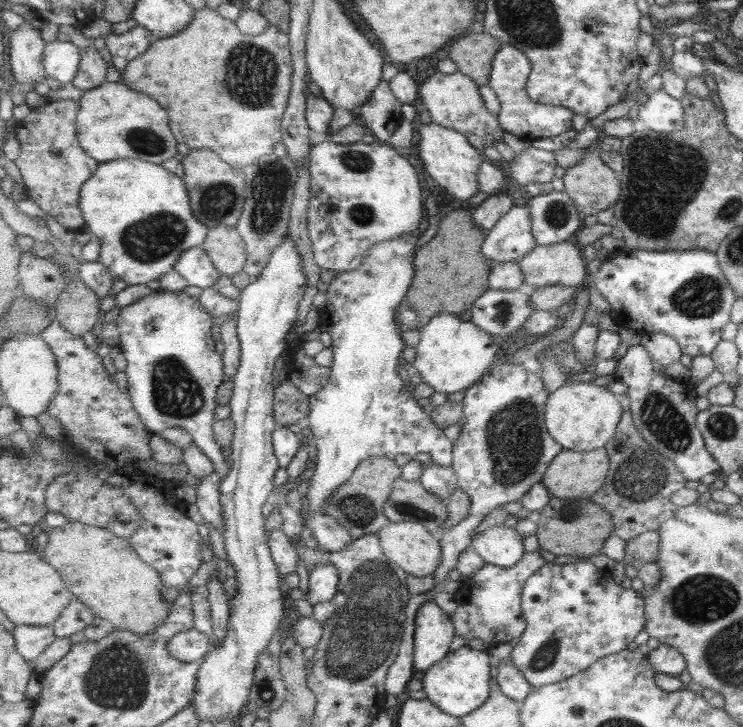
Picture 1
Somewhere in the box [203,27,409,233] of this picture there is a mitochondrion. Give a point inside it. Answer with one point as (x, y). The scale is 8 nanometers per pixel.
(250, 72)

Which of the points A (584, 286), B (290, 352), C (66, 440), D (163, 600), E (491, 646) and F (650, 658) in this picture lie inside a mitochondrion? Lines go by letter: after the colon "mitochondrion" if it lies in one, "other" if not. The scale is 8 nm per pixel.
A: other
B: other
C: other
D: other
E: other
F: other

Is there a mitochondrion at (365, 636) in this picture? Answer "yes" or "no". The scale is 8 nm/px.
yes

